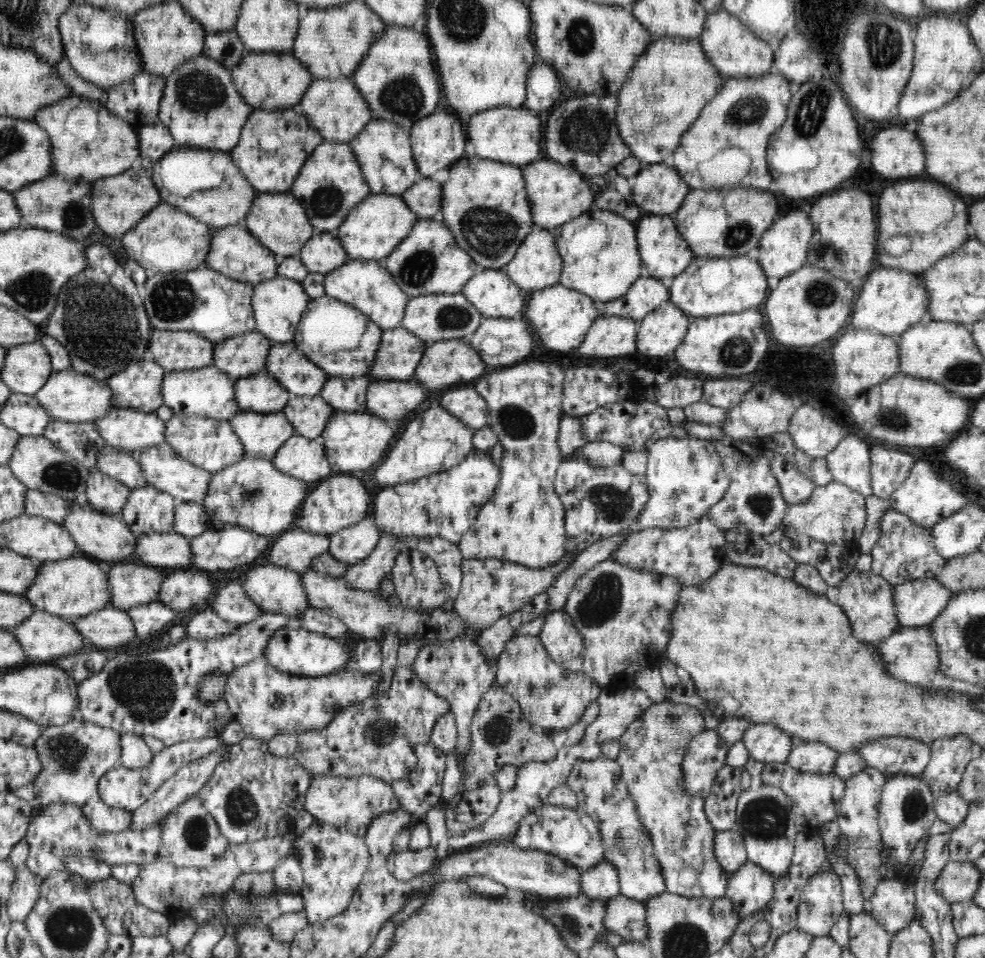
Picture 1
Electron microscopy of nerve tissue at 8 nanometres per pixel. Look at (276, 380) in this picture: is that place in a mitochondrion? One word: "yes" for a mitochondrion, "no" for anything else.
no

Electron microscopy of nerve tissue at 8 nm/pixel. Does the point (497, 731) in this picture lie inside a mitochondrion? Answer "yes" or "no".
yes

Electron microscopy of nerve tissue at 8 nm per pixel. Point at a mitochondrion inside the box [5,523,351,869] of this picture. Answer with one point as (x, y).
(146, 690)

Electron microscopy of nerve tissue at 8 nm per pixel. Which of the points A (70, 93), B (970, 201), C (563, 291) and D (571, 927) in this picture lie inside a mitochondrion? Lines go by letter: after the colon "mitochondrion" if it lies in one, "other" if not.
A: other
B: other
C: other
D: mitochondrion

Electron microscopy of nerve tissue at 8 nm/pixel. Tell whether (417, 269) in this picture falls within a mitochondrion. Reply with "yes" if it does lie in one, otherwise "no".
yes

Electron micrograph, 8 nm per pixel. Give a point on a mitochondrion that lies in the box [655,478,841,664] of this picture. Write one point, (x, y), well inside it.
(761, 504)

